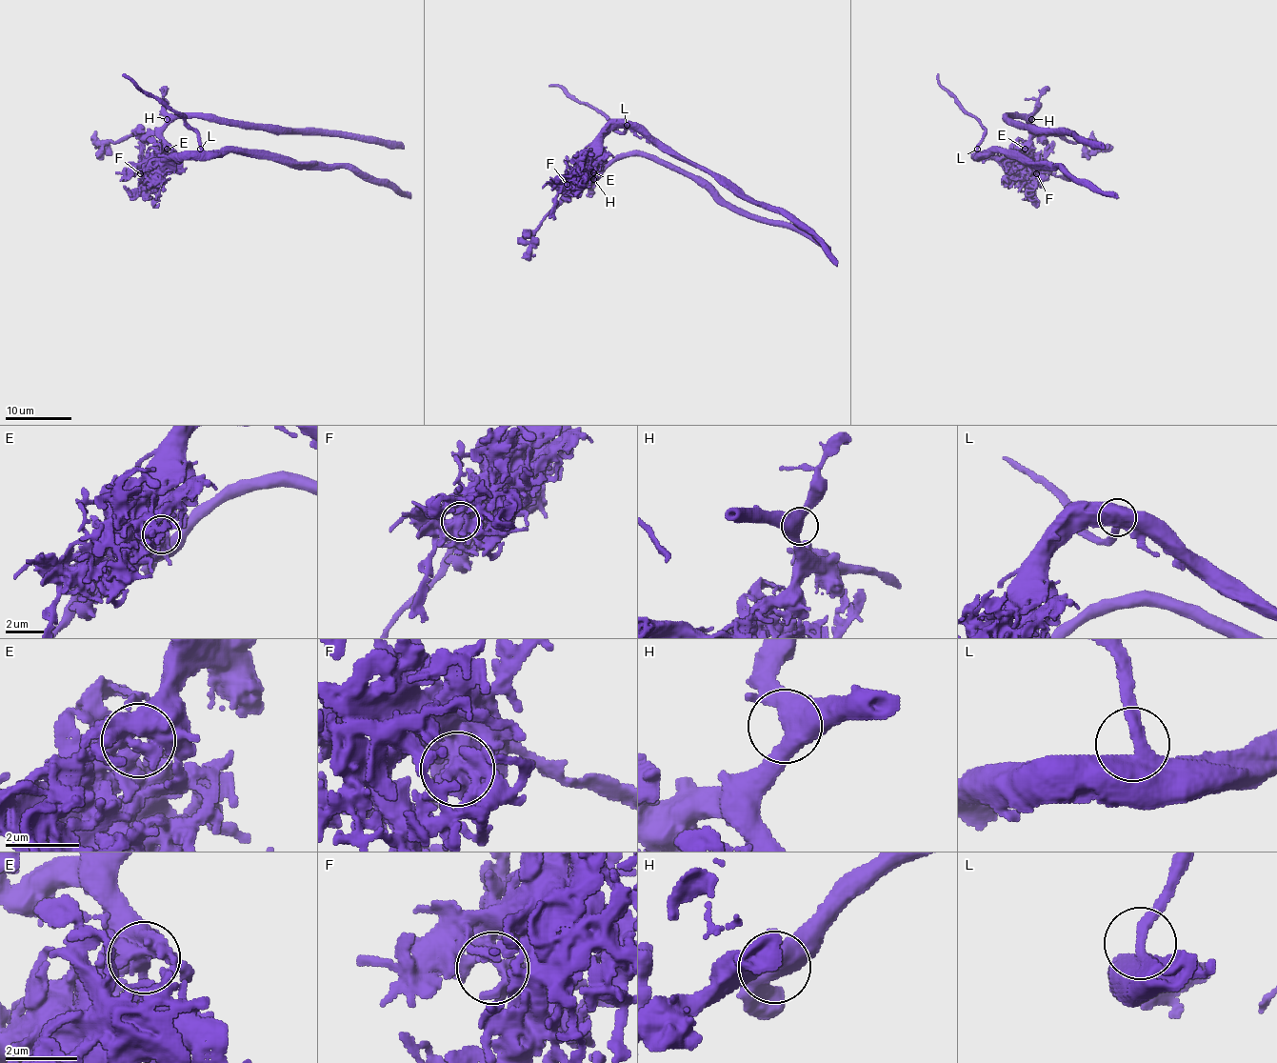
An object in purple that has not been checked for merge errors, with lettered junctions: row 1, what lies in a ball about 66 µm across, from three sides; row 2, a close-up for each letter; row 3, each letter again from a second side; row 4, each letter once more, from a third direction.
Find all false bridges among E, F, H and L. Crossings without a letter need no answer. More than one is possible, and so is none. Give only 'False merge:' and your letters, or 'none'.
False merge: E

